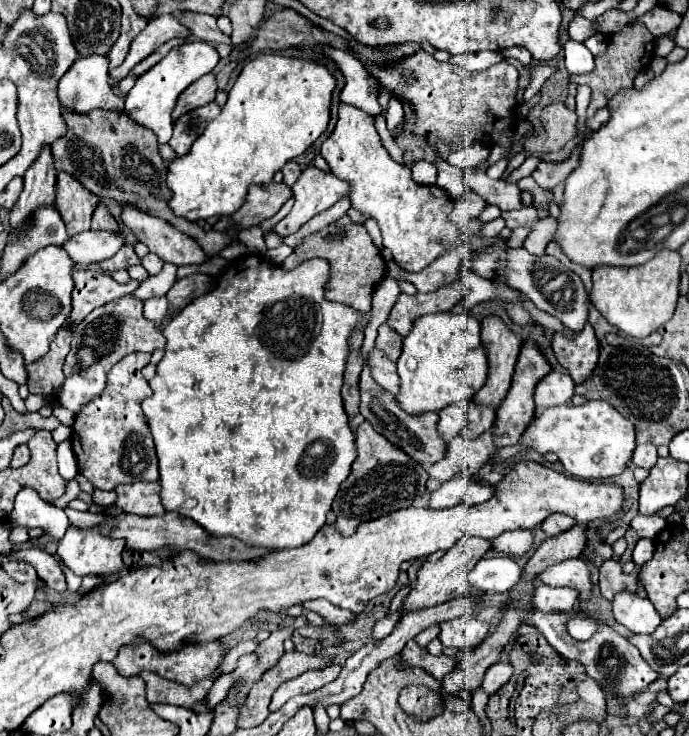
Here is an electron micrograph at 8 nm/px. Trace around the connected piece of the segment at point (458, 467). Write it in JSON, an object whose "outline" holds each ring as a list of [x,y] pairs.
{"outline":[[[490,431],[474,441],[456,437],[454,441],[448,443],[446,457],[428,467],[428,475],[438,481],[448,481],[460,471],[474,475],[484,467],[484,463],[492,457],[492,453],[494,453],[494,441]]]}

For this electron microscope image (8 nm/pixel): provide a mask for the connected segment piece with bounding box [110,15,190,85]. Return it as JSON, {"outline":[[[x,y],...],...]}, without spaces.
{"outline":[[[160,15],[156,21],[148,21],[146,29],[132,41],[124,63],[116,69],[110,69],[112,83],[118,85],[142,59],[152,55],[162,43],[172,37],[190,37],[190,33],[182,25],[176,25],[176,21],[172,21],[172,15]]]}

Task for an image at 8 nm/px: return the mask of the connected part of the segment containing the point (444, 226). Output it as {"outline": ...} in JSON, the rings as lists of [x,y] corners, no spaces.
{"outline":[[[342,103],[338,123],[332,135],[322,143],[320,155],[330,165],[330,173],[350,183],[352,207],[378,223],[384,247],[406,271],[422,271],[428,263],[456,245],[462,227],[448,223],[454,201],[436,185],[416,185],[410,179],[408,167],[396,163],[384,149],[374,117]]]}

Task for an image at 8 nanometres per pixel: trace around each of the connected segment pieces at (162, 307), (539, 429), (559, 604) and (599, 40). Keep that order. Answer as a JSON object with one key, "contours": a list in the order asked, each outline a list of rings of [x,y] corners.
{"contours":[[[[150,297],[148,301],[144,301],[144,315],[148,315],[154,323],[164,325],[164,317],[166,317],[166,297]]],[[[586,401],[580,407],[556,405],[544,409],[544,413],[528,427],[522,441],[526,447],[534,447],[540,453],[556,453],[564,469],[580,479],[606,479],[620,475],[636,447],[632,423],[616,413],[606,401]]],[[[540,583],[534,589],[532,607],[542,613],[562,613],[562,611],[572,611],[576,607],[576,601],[578,601],[576,591]]],[[[592,35],[592,37],[588,37],[588,39],[584,41],[584,45],[586,45],[594,55],[600,55],[600,53],[604,53],[604,49],[606,49],[606,39],[604,39],[604,35]]]]}

